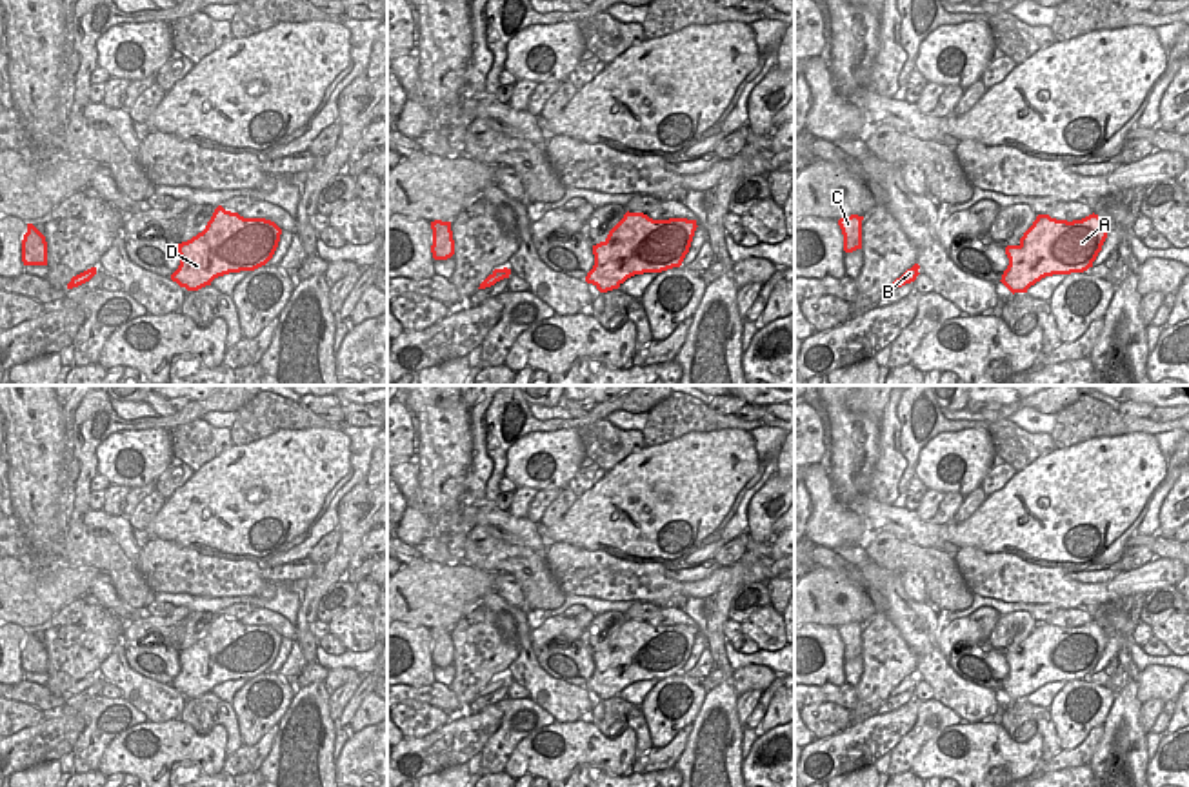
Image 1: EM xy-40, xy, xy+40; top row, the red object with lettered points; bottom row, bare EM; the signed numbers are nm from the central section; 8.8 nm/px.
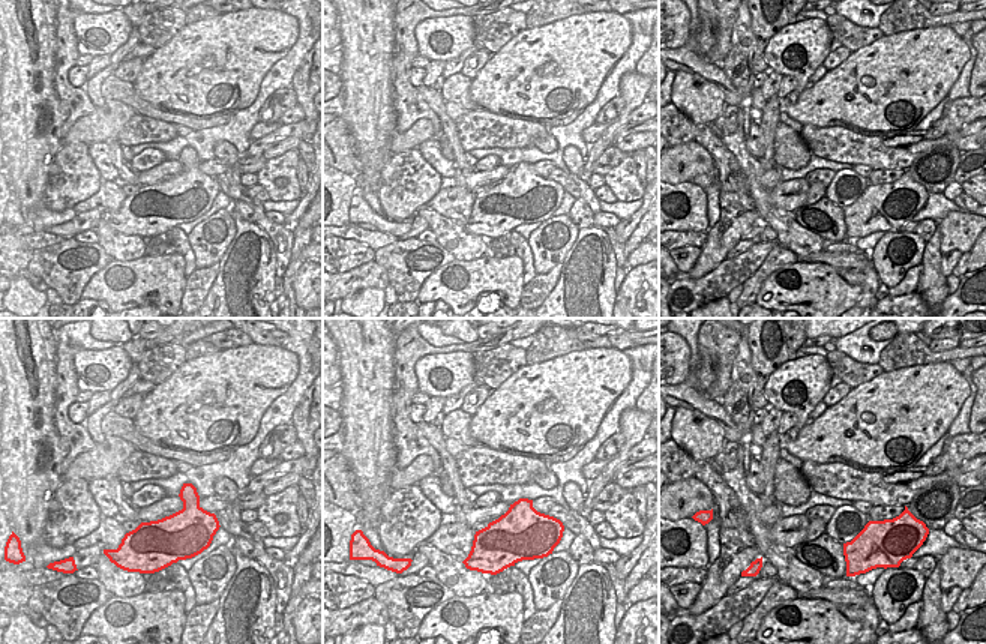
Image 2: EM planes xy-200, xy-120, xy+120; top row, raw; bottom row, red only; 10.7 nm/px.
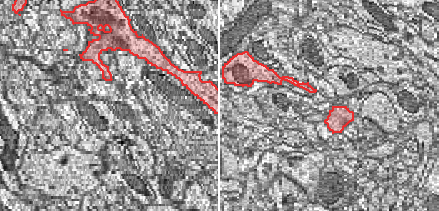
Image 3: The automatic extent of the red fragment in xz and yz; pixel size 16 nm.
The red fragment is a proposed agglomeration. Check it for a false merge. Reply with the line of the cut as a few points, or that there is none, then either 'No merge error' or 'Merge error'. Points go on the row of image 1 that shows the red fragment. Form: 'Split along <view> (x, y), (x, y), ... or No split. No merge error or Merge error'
No split. No merge error.

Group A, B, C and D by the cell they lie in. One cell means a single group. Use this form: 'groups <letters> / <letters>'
groups A B C D

